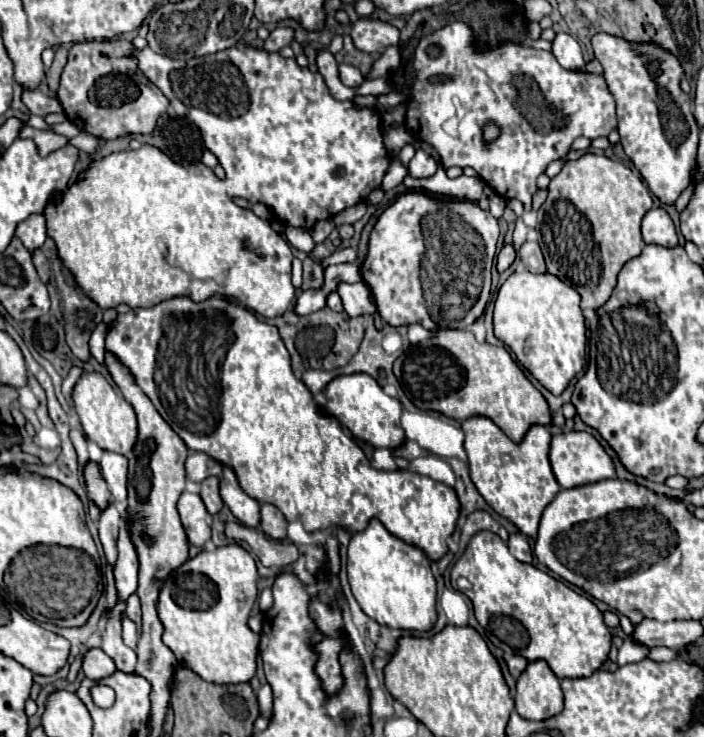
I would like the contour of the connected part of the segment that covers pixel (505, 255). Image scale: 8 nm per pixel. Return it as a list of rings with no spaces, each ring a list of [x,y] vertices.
[[[504,245],[504,247],[502,247],[502,251],[500,251],[500,253],[498,253],[498,257],[496,257],[496,269],[498,269],[498,273],[506,271],[506,269],[512,265],[514,257],[516,257],[514,247],[512,247],[512,245]]]

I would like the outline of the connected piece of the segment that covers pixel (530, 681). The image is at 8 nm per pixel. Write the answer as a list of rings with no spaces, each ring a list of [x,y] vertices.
[[[532,661],[516,683],[516,711],[530,721],[544,721],[562,711],[560,679],[546,661]]]

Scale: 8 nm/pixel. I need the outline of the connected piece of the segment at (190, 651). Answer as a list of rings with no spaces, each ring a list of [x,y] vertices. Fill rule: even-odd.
[[[238,543],[216,547],[214,551],[200,551],[180,569],[170,573],[158,597],[158,615],[164,623],[164,643],[172,649],[176,659],[210,683],[246,683],[256,675],[258,635],[248,627],[248,617],[258,597],[258,571],[252,555]]]

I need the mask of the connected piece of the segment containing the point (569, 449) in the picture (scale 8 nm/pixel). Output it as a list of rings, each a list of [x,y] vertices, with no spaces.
[[[570,431],[562,435],[554,435],[552,447],[550,447],[550,463],[562,489],[572,489],[576,485],[586,485],[586,483],[596,483],[602,479],[616,477],[616,469],[610,455],[590,433],[584,433],[584,431]]]

